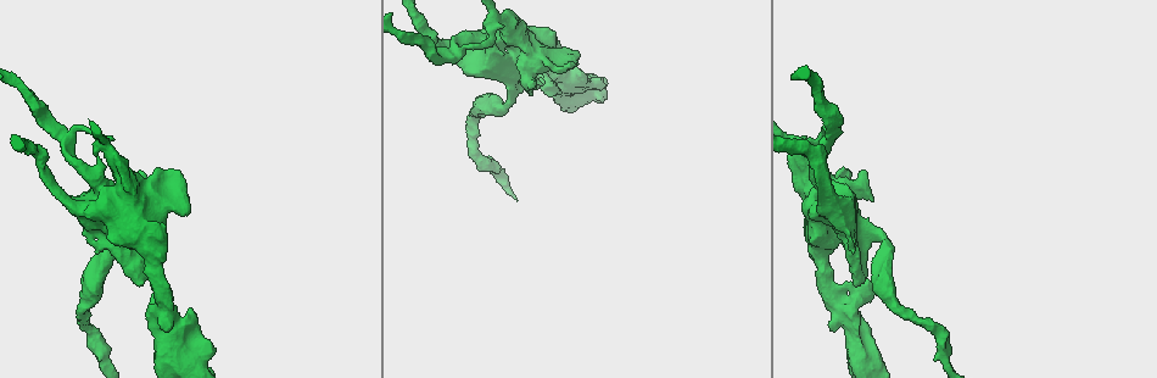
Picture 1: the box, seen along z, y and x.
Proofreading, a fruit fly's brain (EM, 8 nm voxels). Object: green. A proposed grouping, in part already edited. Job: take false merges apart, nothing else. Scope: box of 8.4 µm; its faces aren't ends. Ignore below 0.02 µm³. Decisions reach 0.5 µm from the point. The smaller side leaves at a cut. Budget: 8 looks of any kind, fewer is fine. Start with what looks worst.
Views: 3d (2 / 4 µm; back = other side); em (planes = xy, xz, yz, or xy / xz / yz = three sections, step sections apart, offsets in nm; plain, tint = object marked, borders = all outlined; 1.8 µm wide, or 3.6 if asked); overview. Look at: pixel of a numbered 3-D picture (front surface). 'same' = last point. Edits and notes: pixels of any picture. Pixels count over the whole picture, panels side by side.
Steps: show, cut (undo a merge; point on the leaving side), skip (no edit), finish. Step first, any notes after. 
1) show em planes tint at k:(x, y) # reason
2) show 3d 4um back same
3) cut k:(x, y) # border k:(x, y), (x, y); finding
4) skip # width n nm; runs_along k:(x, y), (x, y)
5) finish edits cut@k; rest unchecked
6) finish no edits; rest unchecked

show 3d 4um at 1:(77, 127) # touches itself

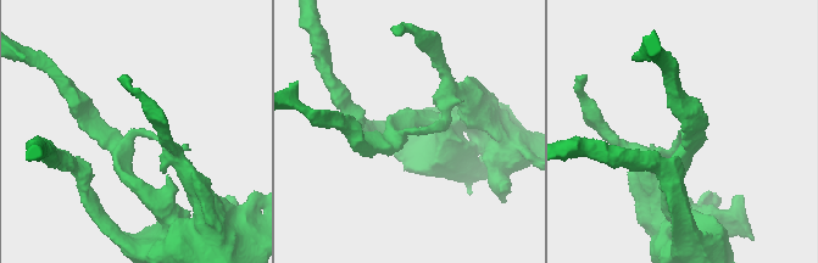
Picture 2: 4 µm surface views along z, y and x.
show em xy step 8 tint at 2:(683, 133) # need the tissue

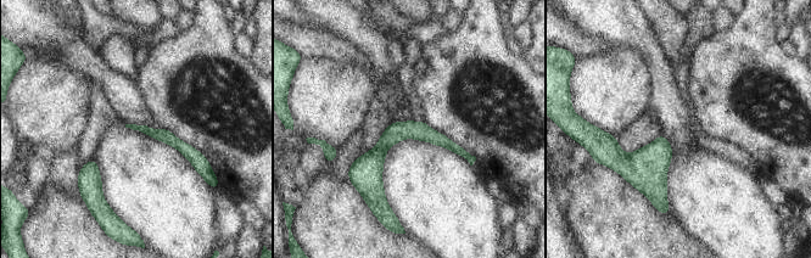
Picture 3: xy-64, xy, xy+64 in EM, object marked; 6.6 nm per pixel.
skip # continuous, no second cell

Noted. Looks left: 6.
show em 3.6um xz step 16 tint at 1:(140, 195) # thick turns thin

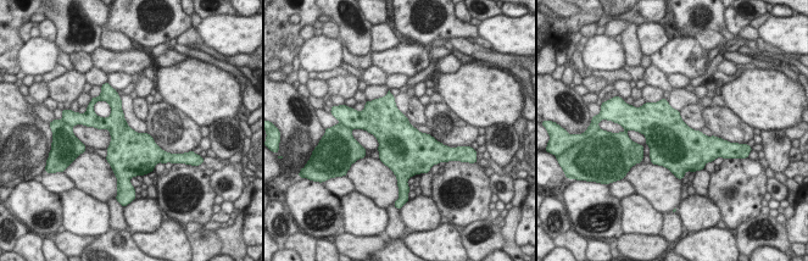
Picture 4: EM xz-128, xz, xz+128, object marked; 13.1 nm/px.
show em 3.6um planes tint same # another direction

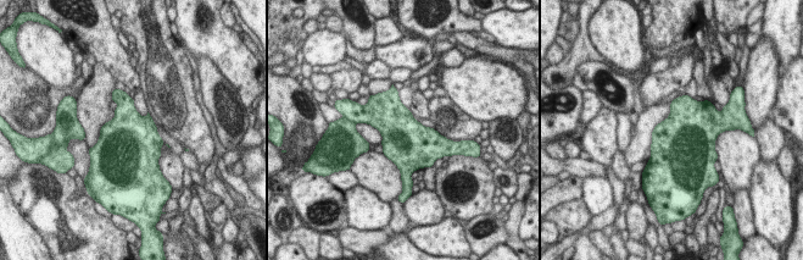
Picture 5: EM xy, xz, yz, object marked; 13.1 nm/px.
skip # all the same cell

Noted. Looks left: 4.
show 3d 4um at 1:(883, 261) # sudden change in width

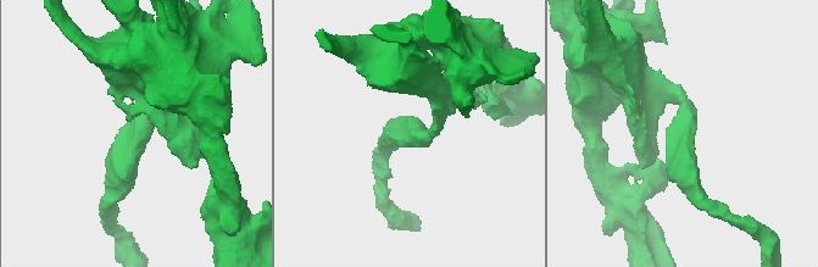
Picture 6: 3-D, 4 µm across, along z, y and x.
show em planes plain at 6:(140, 128) # arm_widths 170, 360 nm; shape alone is not enough

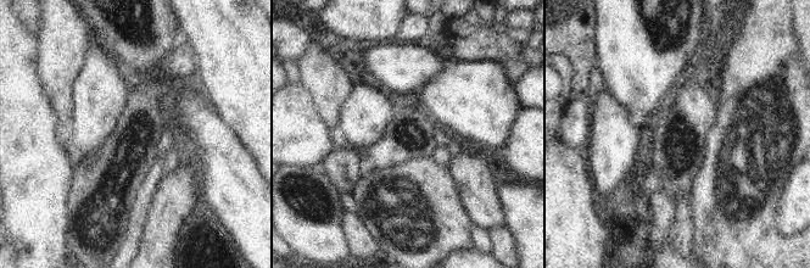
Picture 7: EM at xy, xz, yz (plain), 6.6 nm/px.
show em planes borders same # see the neighbours

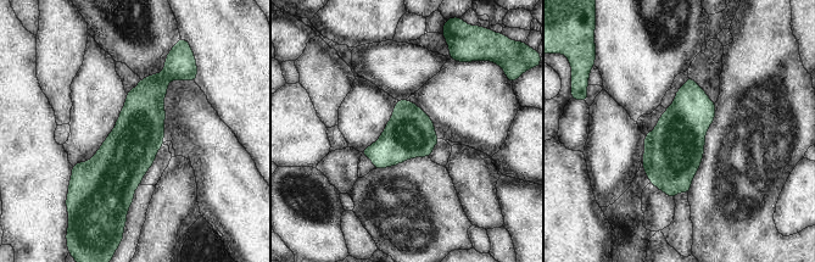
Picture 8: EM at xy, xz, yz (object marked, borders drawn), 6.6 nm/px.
skip # runs_along 8:(167, 70), (121, 162), (121, 206); continuous, no second cell

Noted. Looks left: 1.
finish no edits; rest unchecked

